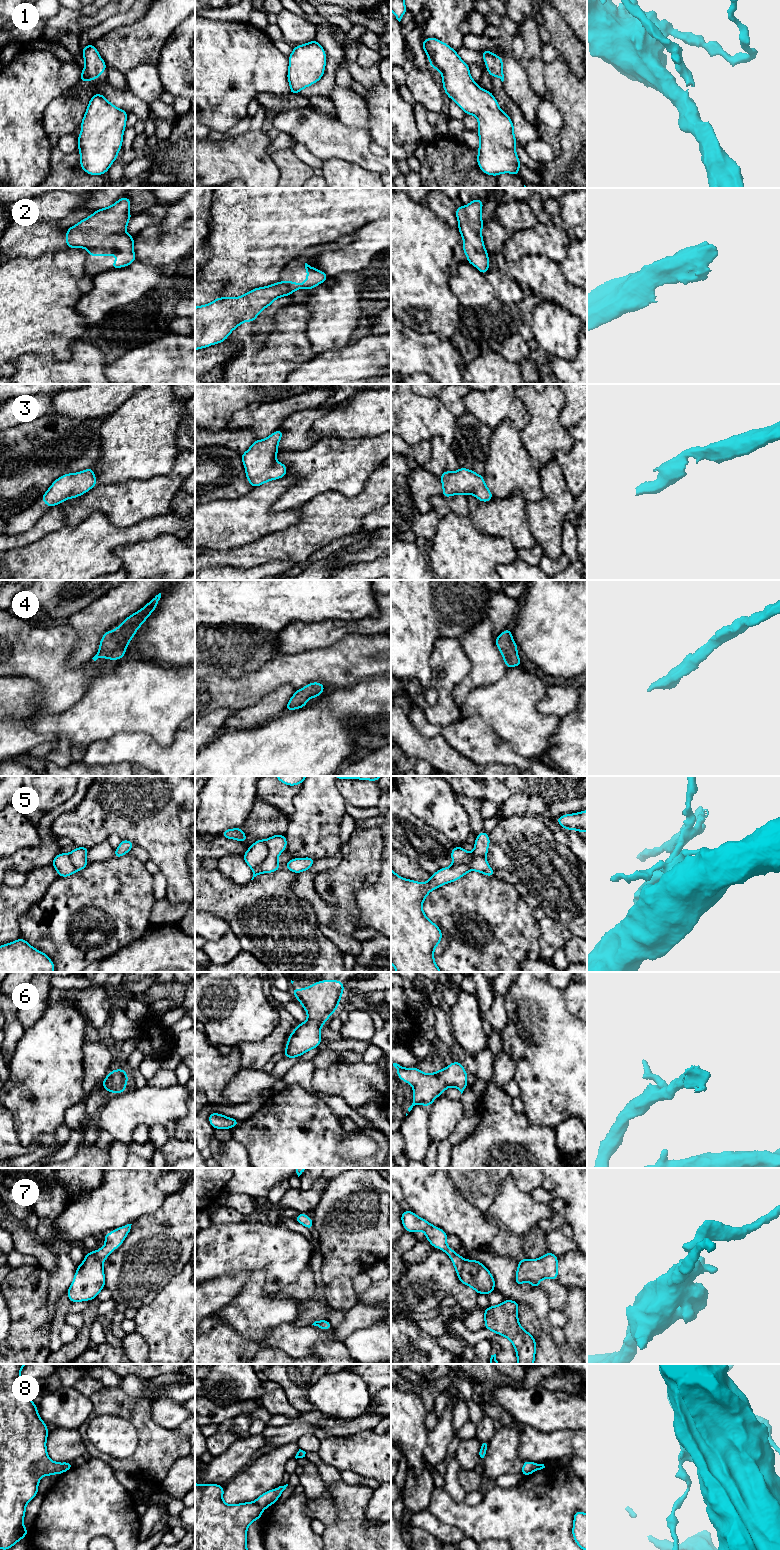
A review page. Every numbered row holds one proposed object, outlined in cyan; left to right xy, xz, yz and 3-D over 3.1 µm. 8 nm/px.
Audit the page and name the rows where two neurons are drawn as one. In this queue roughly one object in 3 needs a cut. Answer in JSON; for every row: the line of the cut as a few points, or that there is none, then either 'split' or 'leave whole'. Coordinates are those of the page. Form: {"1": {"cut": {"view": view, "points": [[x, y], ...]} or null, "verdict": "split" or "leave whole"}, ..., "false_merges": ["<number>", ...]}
{"1": {"cut": {"view": "xy", "points": [[97, 93], [94, 95]]}, "verdict": "split"}, "2": {"cut": null, "verdict": "leave whole"}, "3": {"cut": null, "verdict": "leave whole"}, "4": {"cut": null, "verdict": "leave whole"}, "5": {"cut": {"view": "xz", "points": [[264, 839], [268, 849], [268, 856], [258, 867], [252, 870]]}, "verdict": "split"}, "6": {"cut": null, "verdict": "leave whole"}, "7": {"cut": null, "verdict": "leave whole"}, "8": {"cut": {"view": "xz", "points": [[254, 1501], [263, 1509]]}, "verdict": "split"}, "false_merges": ["1", "5", "8"]}

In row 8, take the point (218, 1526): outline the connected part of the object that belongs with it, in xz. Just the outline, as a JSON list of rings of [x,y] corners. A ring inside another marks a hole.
[[[195,1483],[195,1550],[247,1550],[247,1528],[261,1518],[263,1509],[255,1502],[226,1504],[222,1499],[223,1494],[224,1486]]]

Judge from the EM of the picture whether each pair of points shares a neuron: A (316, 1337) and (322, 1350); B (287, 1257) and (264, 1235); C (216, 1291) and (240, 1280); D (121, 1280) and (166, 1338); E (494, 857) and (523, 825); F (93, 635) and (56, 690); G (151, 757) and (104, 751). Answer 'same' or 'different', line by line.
A: different
B: same
C: same
D: different
E: same
F: different
G: same

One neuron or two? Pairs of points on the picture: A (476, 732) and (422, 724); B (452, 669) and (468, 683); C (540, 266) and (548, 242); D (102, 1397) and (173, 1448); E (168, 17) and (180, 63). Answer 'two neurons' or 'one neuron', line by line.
A: one neuron
B: two neurons
C: two neurons
D: one neuron
E: two neurons

